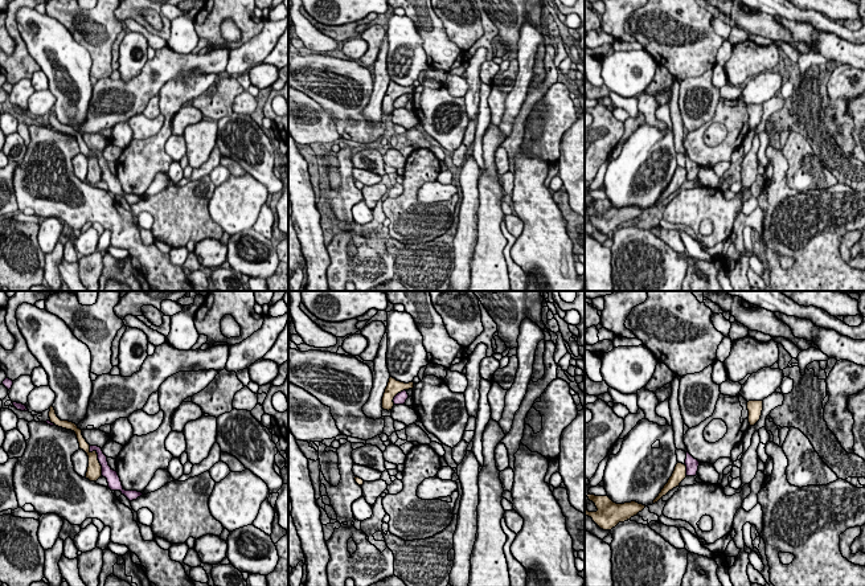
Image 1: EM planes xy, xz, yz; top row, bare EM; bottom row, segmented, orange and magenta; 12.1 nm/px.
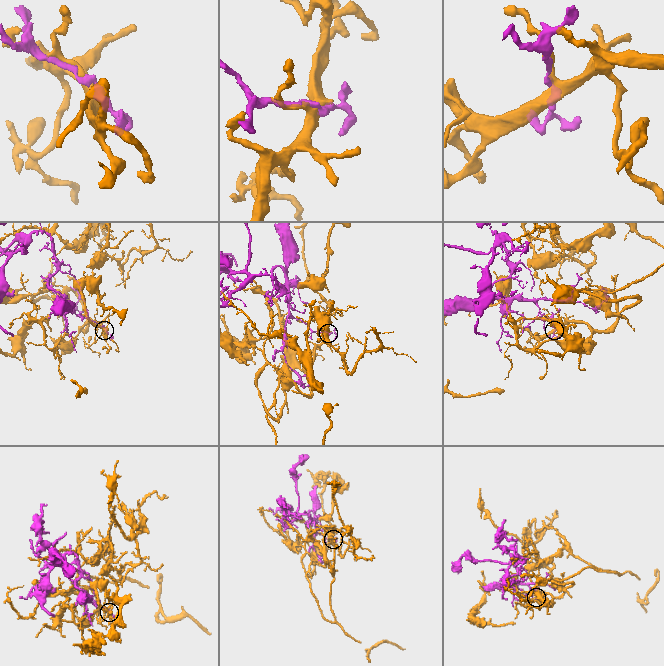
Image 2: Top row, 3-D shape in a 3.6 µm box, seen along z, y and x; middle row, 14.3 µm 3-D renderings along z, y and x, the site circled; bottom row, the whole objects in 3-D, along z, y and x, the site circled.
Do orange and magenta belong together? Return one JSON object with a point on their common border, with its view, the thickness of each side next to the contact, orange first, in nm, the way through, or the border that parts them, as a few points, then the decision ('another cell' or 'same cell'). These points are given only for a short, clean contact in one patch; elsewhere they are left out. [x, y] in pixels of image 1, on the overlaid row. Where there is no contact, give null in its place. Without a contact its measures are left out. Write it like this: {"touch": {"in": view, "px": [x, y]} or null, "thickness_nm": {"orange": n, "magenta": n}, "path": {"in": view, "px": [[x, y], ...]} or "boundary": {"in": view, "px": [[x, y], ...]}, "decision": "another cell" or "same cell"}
{"touch": {"in": "xy", "px": [97, 459]}, "thickness_nm": {"orange": 190, "magenta": 140}, "decision": "another cell"}

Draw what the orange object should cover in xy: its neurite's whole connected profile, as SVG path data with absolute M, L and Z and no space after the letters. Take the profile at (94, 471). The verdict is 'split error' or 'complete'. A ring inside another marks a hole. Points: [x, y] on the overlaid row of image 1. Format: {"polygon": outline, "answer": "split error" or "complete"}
{"polygon": "M50 406L49 409L50 409L49 418L52 423L54 423L58 427L71 430L75 433L78 443L79 443L79 448L83 450L89 456L86 479L89 479L90 481L97 481L99 478L102 478L102 466L98 460L97 451L93 451L93 452L90 451L90 444L86 442L86 439L82 435L82 430L75 423L69 421L61 421L56 414L54 407Z", "answer": "complete"}

